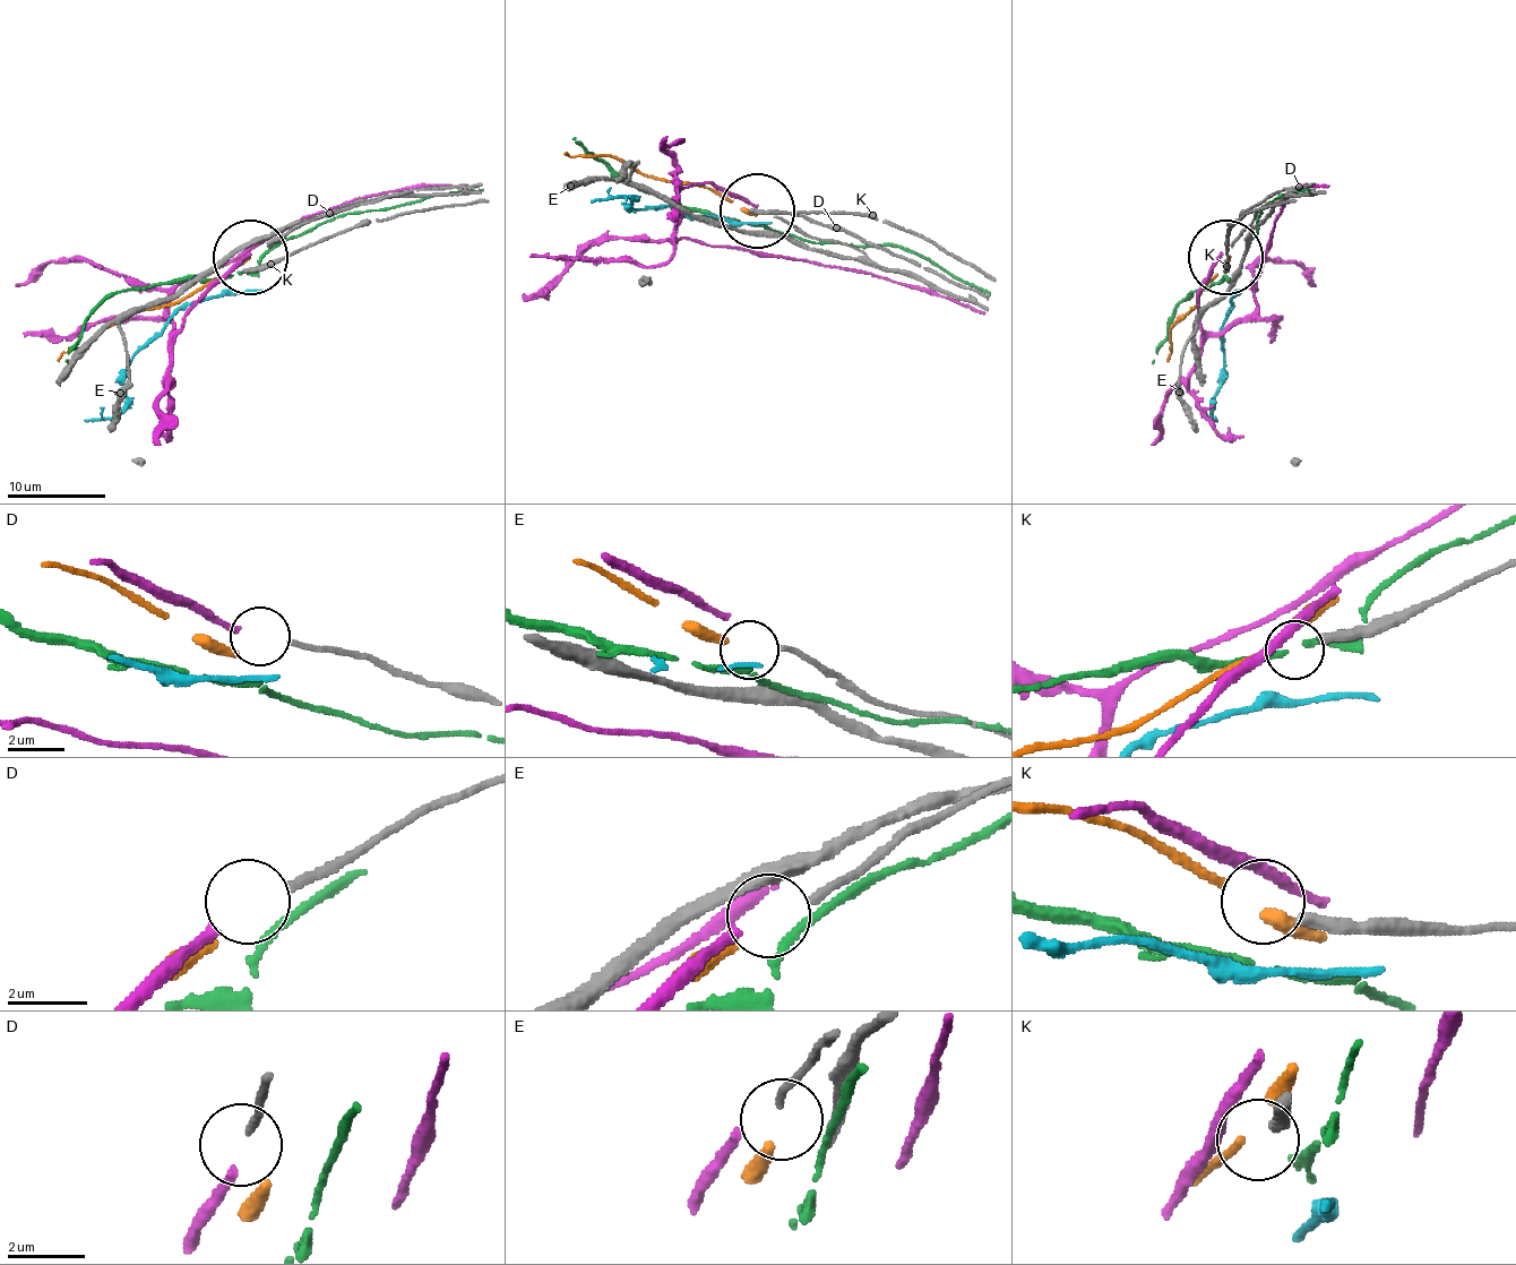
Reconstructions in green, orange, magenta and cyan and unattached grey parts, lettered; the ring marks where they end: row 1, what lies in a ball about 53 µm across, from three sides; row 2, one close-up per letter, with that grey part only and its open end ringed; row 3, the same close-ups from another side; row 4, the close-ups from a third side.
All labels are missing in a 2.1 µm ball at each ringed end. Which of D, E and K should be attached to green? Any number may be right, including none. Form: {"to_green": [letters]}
{"to_green": []}

